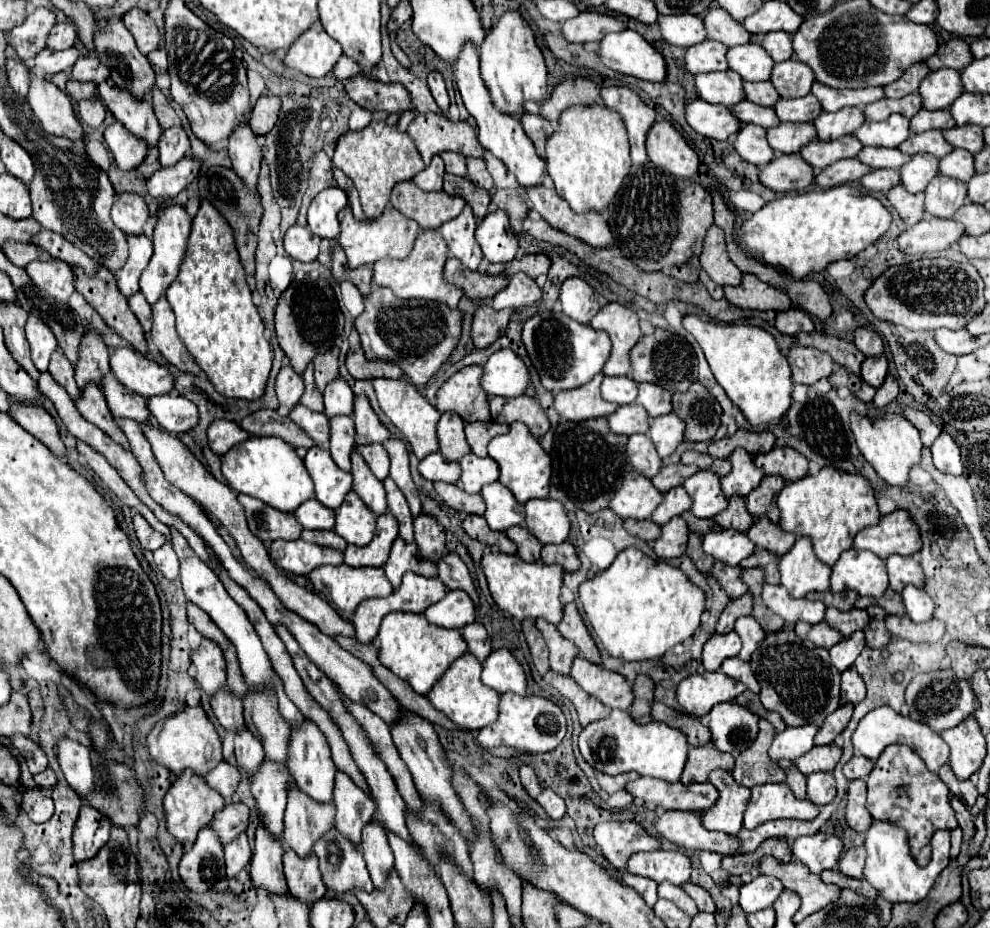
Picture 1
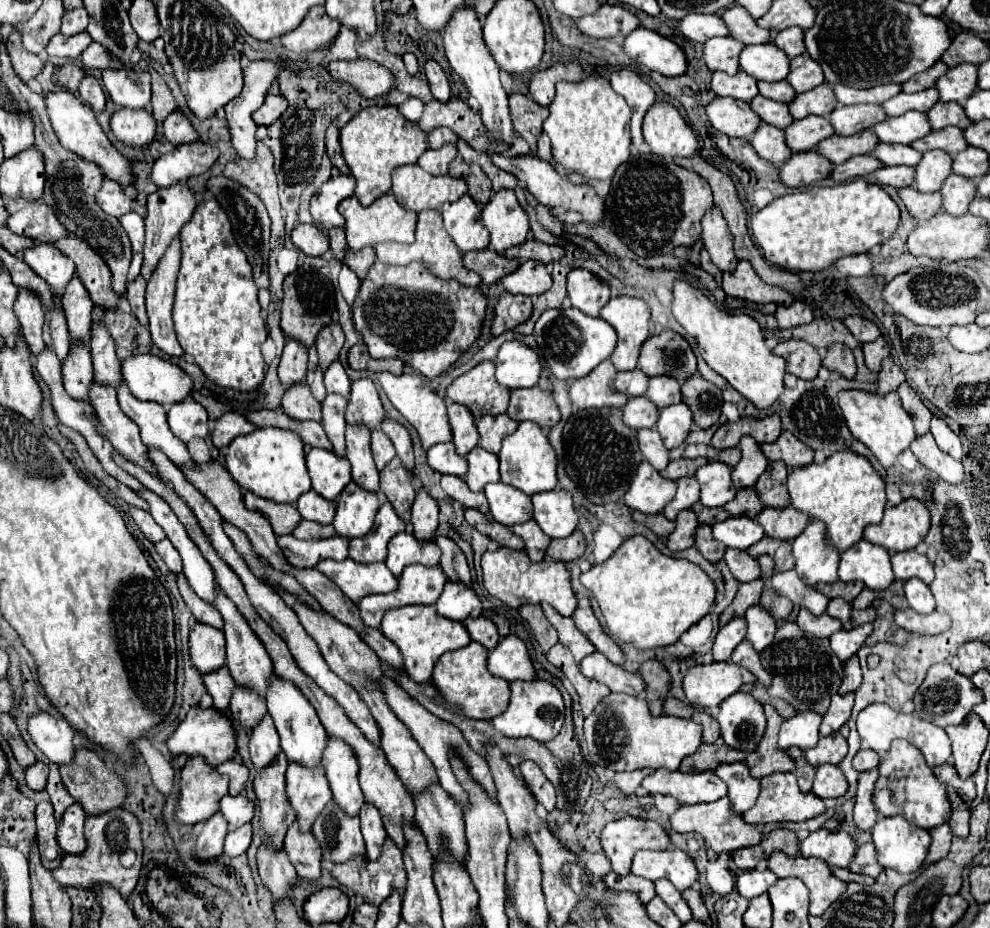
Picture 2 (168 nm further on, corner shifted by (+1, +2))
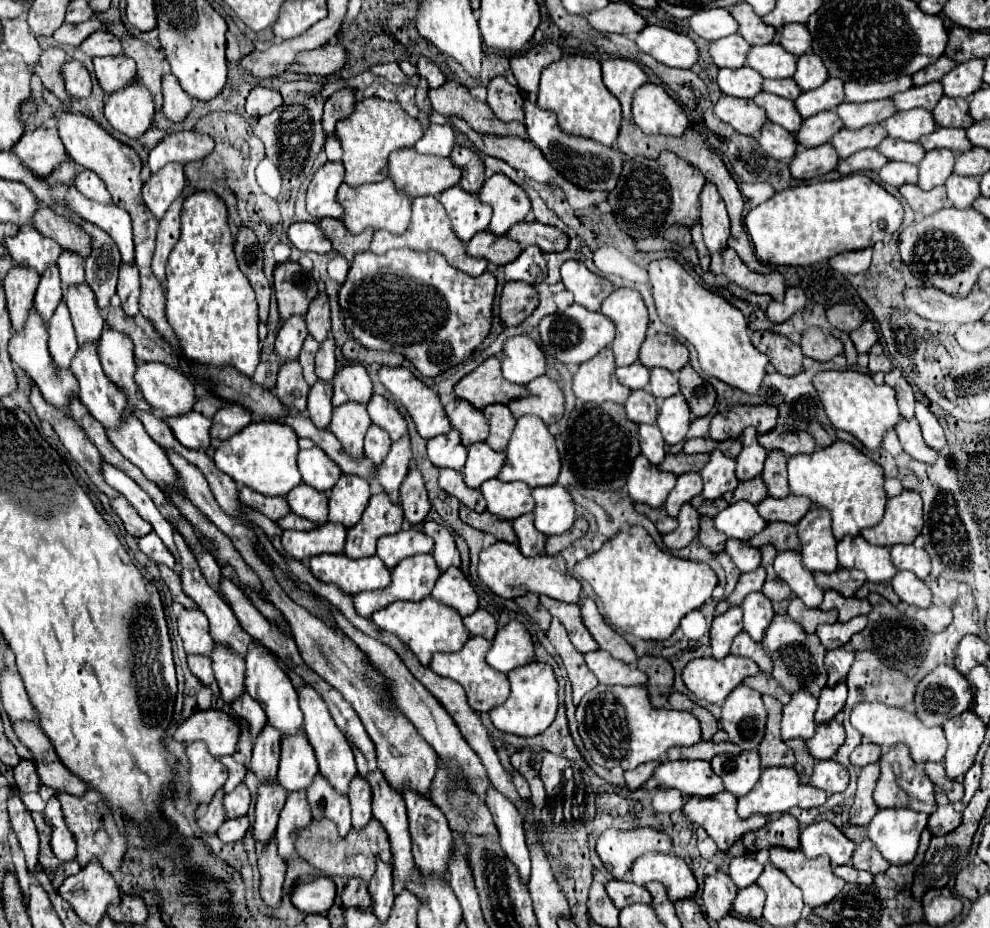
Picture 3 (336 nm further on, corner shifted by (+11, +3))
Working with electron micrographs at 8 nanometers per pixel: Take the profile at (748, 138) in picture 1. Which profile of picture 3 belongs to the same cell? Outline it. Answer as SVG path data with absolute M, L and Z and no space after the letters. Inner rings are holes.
M768 120L764 122L756 140L758 140L762 152L774 160L788 160L790 162L796 152L796 146L798 146L794 140L794 134L790 134L788 130L780 128L778 124L772 124Z

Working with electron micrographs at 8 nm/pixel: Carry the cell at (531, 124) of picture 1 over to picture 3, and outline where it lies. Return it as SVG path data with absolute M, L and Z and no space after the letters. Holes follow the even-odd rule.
M502 76L492 78L488 84L488 106L502 122L524 122L524 94Z

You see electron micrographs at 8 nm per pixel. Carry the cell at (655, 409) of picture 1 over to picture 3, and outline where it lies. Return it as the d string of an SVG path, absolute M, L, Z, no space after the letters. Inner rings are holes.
M654 368L654 370L650 370L650 382L648 382L646 390L656 400L670 398L670 396L678 394L678 374L668 372L664 368Z

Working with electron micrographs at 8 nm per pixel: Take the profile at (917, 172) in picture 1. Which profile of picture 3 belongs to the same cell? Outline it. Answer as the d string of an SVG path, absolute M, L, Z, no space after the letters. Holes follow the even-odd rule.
M930 150L924 160L918 164L918 186L922 190L932 190L934 186L944 184L946 176L952 174L954 152L952 150Z

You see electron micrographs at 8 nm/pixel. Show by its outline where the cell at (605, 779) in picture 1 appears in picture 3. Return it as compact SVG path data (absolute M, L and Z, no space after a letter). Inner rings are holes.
M648 762L648 764L640 764L640 766L638 766L638 768L634 768L634 770L624 772L626 788L628 788L628 790L636 790L636 788L640 788L640 786L642 786L650 776L652 776L654 768L656 768L656 764Z

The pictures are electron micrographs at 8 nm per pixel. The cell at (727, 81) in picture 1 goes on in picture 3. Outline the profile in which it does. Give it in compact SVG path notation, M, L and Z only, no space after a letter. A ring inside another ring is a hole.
M748 66L736 70L720 70L716 82L724 94L736 98L752 98L762 90L762 76Z

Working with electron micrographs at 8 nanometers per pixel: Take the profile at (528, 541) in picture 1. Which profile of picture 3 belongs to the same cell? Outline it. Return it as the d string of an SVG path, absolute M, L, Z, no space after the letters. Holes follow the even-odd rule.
M524 514L520 518L516 518L512 524L514 524L514 530L516 530L516 536L518 536L518 546L520 546L520 552L524 556L538 556L544 552L544 544L546 544L546 536L542 532L538 532L532 524L532 514Z

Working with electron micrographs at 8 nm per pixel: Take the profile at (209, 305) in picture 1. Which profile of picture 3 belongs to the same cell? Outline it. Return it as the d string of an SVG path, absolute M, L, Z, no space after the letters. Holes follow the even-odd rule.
M194 192L182 204L180 214L180 240L170 252L166 264L168 292L166 292L166 318L180 342L182 354L196 362L216 368L234 368L244 376L252 376L260 362L260 344L258 344L258 304L248 284L248 278L240 272L234 252L232 252L232 234L228 226L228 210L224 202L214 192Z

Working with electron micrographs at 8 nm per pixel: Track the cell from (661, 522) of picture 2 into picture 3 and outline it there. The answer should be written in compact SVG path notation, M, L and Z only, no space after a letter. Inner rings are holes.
M634 504L634 508L636 508L636 512L644 514L648 520L652 520L660 534L668 534L668 532L672 532L676 528L676 520L670 518L668 514L664 514L664 508L654 510L654 508L648 508L646 504Z

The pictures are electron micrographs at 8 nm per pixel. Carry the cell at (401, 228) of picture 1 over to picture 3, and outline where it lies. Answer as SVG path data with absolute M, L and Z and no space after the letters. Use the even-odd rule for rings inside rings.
M382 180L376 184L362 184L360 188L352 188L342 184L338 188L338 202L344 208L344 226L352 234L360 234L366 228L388 230L392 234L402 234L410 224L410 198L398 192L392 180Z

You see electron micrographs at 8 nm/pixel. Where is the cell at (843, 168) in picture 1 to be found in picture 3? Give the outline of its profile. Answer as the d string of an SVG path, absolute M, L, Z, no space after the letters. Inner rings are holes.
M860 150L854 156L848 156L844 160L838 162L838 172L840 174L854 174L854 172L872 172L872 170L880 170L888 160L884 156L880 156L880 152L876 150Z

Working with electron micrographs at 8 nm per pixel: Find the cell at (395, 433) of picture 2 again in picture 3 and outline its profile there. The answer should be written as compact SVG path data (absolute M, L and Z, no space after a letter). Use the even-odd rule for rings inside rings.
M374 394L372 400L368 402L368 414L372 424L384 428L390 434L392 442L400 440L406 434L406 422L390 400Z

